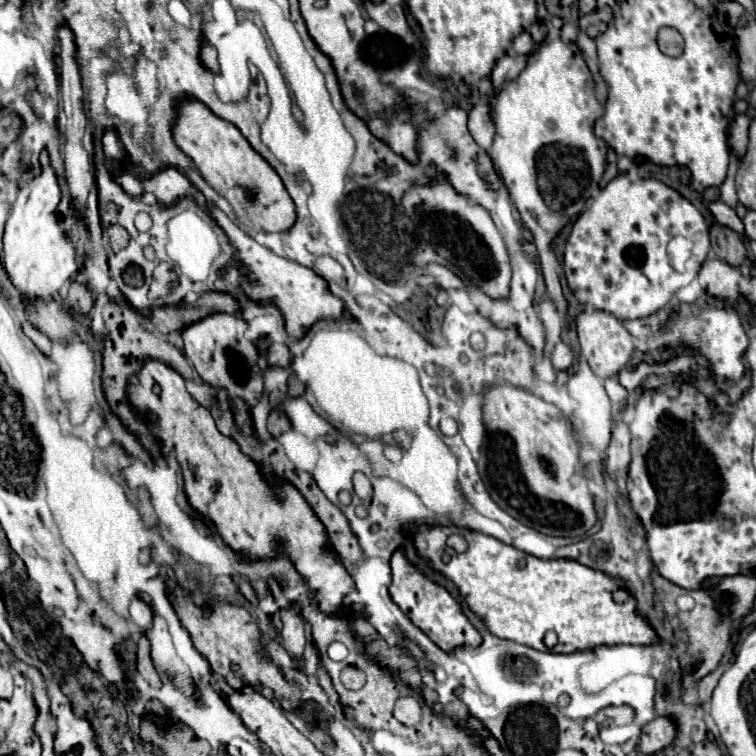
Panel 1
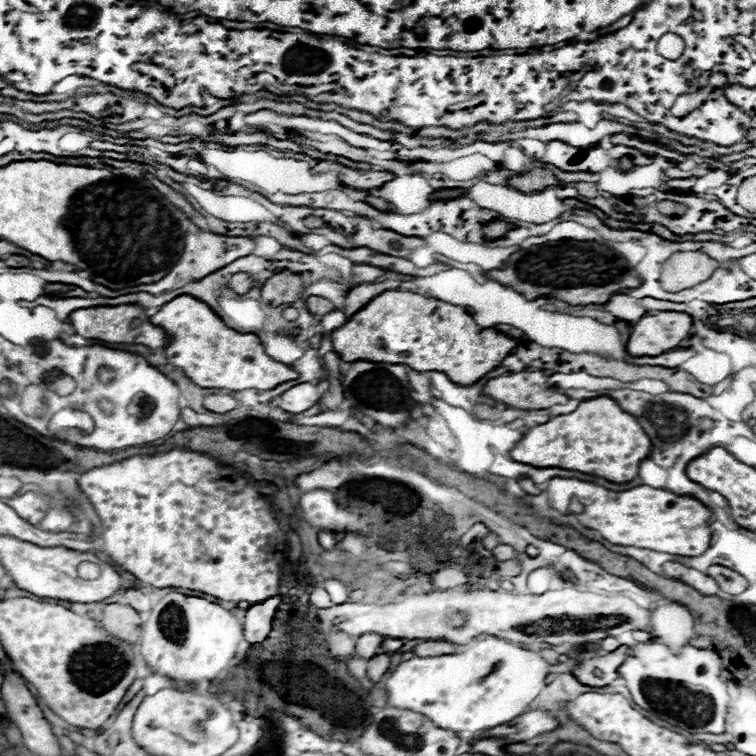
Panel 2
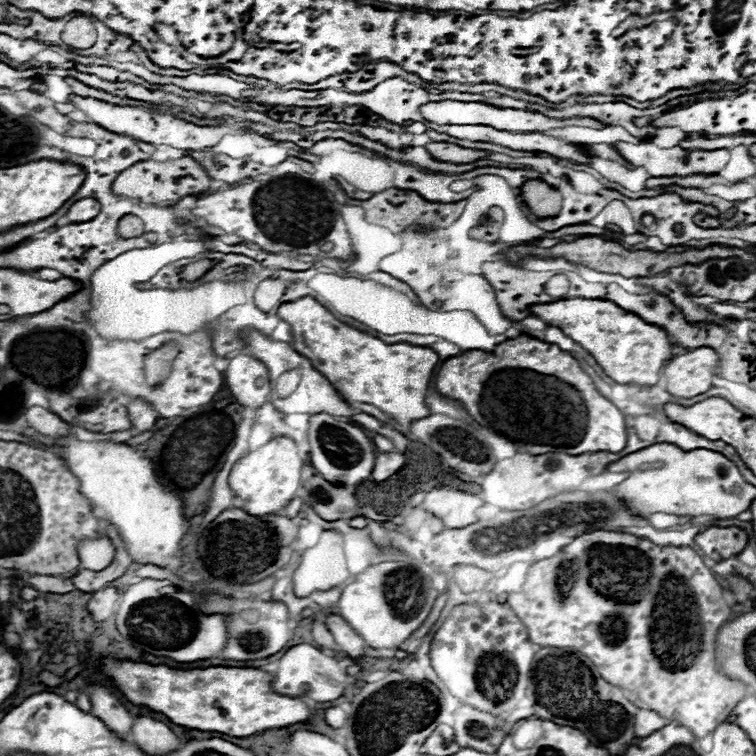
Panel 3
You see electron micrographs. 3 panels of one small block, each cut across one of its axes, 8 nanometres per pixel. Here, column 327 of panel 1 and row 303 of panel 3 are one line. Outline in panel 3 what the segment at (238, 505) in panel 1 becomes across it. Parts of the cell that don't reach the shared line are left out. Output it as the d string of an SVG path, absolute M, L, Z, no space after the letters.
M568 298L550 304L532 304L528 310L532 316L544 320L548 326L560 328L568 338L580 344L618 384L654 386L664 360L672 358L672 342L662 328L646 324L636 314L624 312L608 300Z

